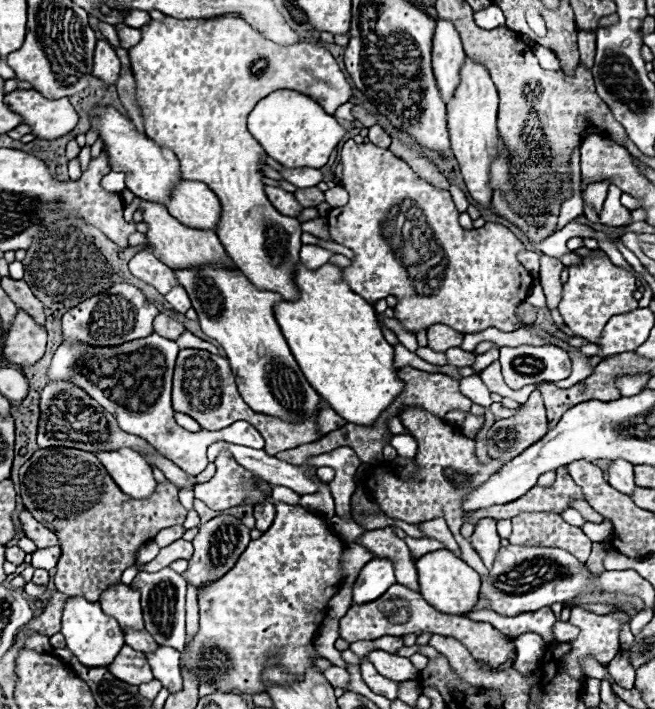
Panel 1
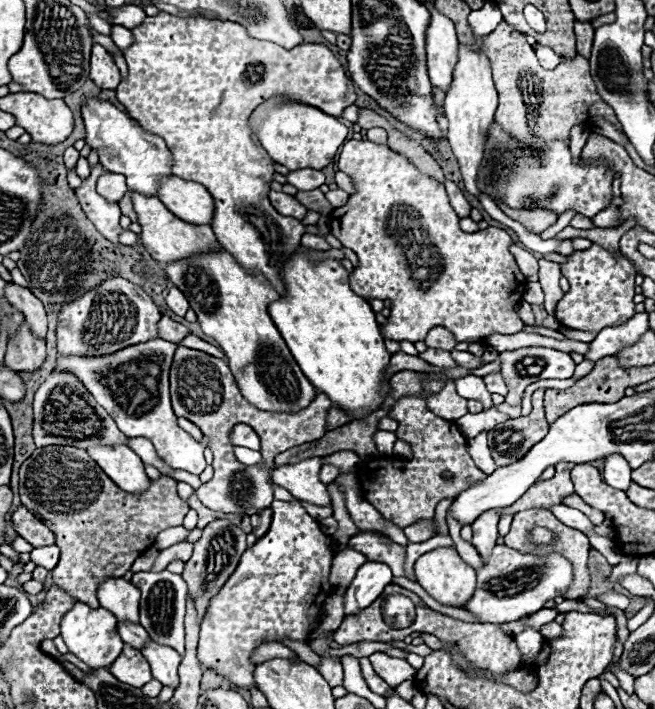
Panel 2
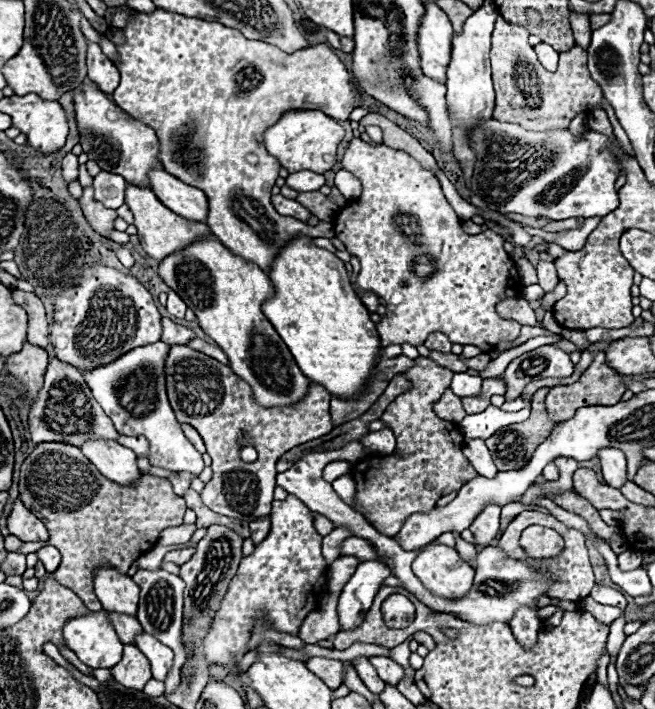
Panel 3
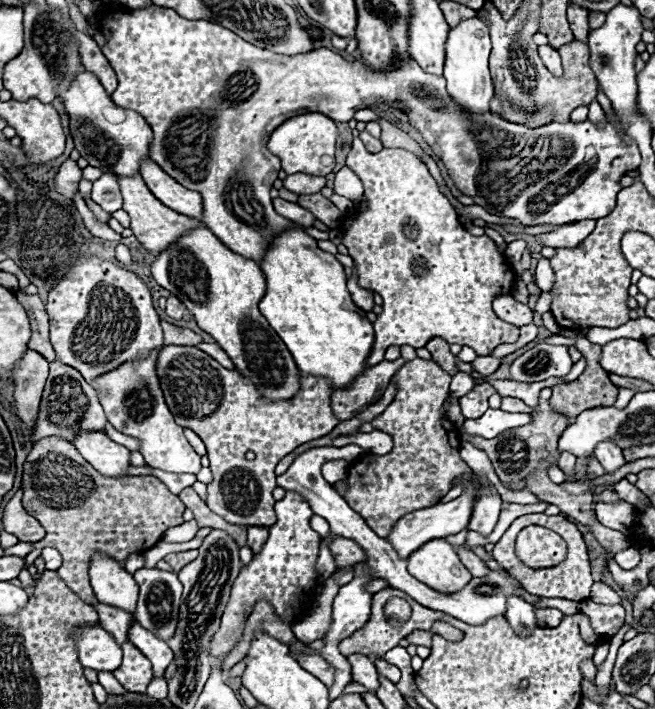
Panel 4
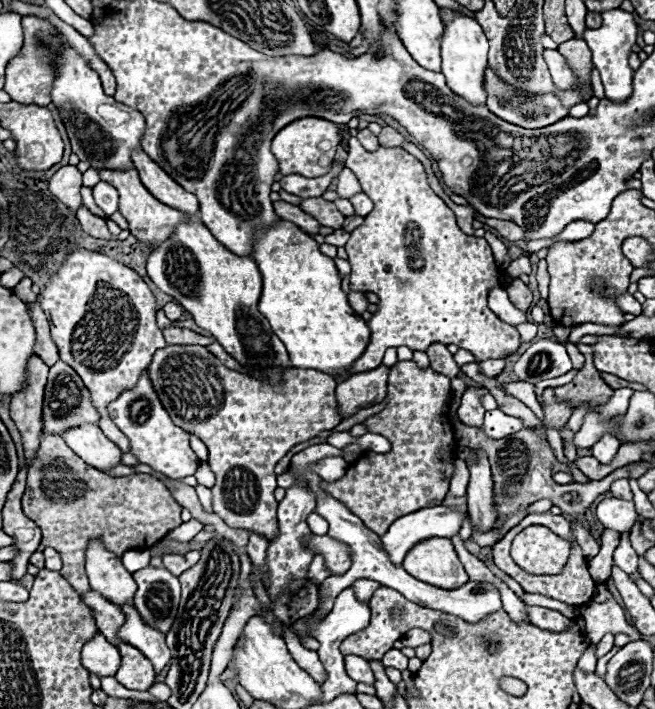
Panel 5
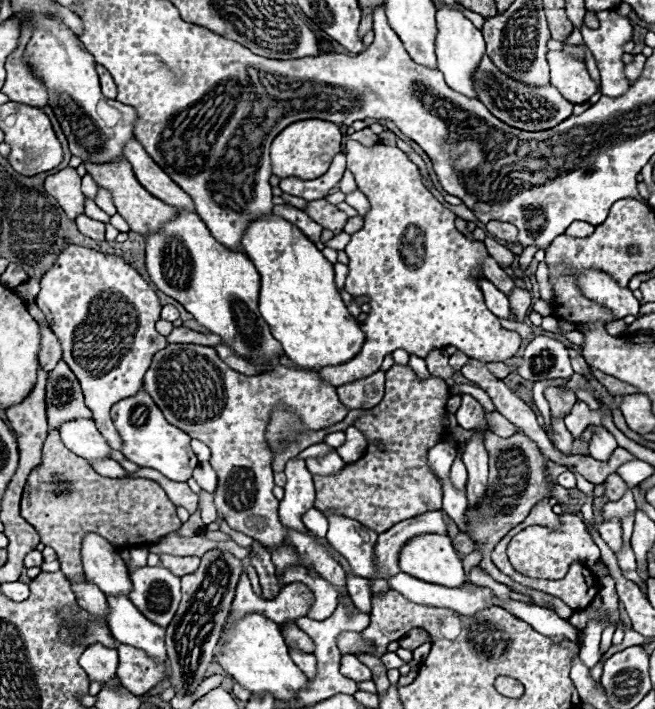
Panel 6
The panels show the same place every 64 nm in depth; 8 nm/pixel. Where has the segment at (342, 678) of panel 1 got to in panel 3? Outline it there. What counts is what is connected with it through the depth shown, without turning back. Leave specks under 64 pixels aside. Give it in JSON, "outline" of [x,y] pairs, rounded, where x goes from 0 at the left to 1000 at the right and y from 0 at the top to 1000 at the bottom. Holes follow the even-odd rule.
{"outline":[[[473,928],[467,931],[467,939],[473,948],[482,948],[489,959],[501,965],[501,970],[513,973],[522,965],[522,934],[519,931],[504,931],[504,928]]]}

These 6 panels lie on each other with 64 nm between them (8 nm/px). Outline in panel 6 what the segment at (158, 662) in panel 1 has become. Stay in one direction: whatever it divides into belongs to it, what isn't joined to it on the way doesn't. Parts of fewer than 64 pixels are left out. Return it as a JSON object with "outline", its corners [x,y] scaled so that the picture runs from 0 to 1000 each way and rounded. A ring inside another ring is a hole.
{"outline":[[[162,841],[165,846],[165,883],[183,908],[220,917],[241,934],[253,931],[250,886],[232,880],[195,841]]]}

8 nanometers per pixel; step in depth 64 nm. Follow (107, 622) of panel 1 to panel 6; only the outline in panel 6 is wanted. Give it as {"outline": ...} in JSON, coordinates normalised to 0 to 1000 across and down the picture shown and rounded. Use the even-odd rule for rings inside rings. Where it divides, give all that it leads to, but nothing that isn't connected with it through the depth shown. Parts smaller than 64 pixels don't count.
{"outline":[[[144,908],[128,917],[122,925],[122,939],[134,951],[137,962],[165,962],[177,951],[180,922],[174,914],[159,914],[156,908]]]}

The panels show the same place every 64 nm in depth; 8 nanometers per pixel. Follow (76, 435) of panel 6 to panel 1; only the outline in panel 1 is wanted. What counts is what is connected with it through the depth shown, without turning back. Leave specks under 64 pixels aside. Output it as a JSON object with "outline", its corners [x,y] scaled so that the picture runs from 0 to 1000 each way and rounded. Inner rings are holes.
{"outline":[[[180,632],[177,638],[147,638],[147,643],[189,697],[202,702],[226,702],[235,694],[238,677],[232,660],[208,635]]]}

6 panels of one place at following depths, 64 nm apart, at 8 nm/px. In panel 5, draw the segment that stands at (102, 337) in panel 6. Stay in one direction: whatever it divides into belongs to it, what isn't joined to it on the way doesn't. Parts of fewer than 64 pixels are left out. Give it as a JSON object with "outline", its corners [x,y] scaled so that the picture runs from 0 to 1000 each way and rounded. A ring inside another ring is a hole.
{"outline":[[[110,353],[98,372],[76,389],[73,401],[58,417],[58,426],[70,446],[76,446],[76,465],[79,477],[92,494],[92,505],[110,516],[119,530],[128,536],[128,544],[140,553],[140,567],[153,581],[153,604],[186,638],[195,638],[195,618],[171,598],[162,575],[186,550],[205,547],[214,525],[226,519],[232,511],[232,499],[253,488],[247,468],[238,460],[238,420],[226,401],[195,375],[177,370],[168,361],[137,355],[137,353]]]}

